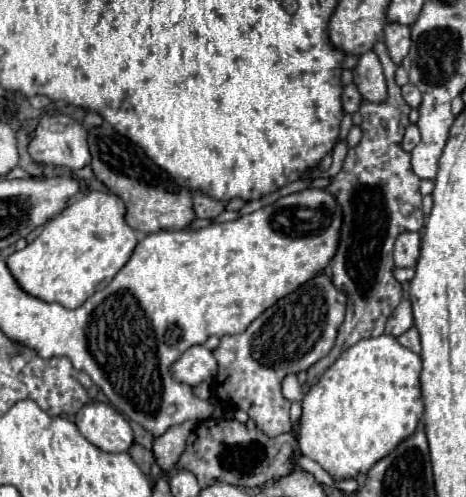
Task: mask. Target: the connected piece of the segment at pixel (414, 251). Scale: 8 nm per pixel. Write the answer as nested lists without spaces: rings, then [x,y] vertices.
[[[403,231],[395,241],[395,265],[397,267],[413,267],[419,257],[421,237],[419,233]]]

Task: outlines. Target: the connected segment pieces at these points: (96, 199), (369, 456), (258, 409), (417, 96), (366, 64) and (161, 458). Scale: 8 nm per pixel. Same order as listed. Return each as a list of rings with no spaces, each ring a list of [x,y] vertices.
[[[91,191],[83,195],[51,219],[33,243],[7,259],[13,277],[33,297],[61,303],[67,309],[77,309],[99,289],[99,285],[109,283],[111,279],[71,279],[71,273],[117,273],[129,261],[137,237],[127,225],[125,213],[127,207],[115,193]]]
[[[391,335],[361,339],[359,343],[343,351],[341,357],[319,377],[317,383],[307,385],[301,401],[303,415],[299,419],[297,431],[297,445],[301,455],[317,461],[337,481],[365,475],[371,465],[375,465],[375,461],[391,453],[403,439],[407,439],[415,431],[423,415],[419,373],[421,357],[399,345],[399,341]]]
[[[307,281],[297,289],[297,293],[289,293],[263,311],[243,333],[221,337],[219,347],[213,351],[219,363],[213,393],[223,403],[247,411],[257,429],[267,433],[267,437],[291,433],[291,403],[281,395],[281,379],[287,373],[309,369],[331,351],[337,329],[345,317],[345,303],[347,297],[343,291],[335,287],[331,287],[331,293],[319,287],[311,291],[311,281]]]
[[[411,83],[403,85],[403,87],[401,87],[401,93],[403,93],[403,99],[405,99],[405,103],[407,103],[409,107],[417,109],[417,107],[421,105],[421,93],[419,93],[419,89],[415,89],[415,85],[411,85]]]
[[[373,51],[359,57],[359,61],[353,69],[353,81],[365,101],[379,103],[379,101],[387,99],[387,85],[385,85],[383,69]]]
[[[185,421],[183,425],[177,425],[177,427],[171,427],[165,435],[161,435],[159,439],[155,439],[153,443],[153,453],[157,457],[157,463],[163,467],[163,469],[171,469],[181,453],[185,451],[185,441],[191,433],[191,429],[197,425],[199,421]]]

